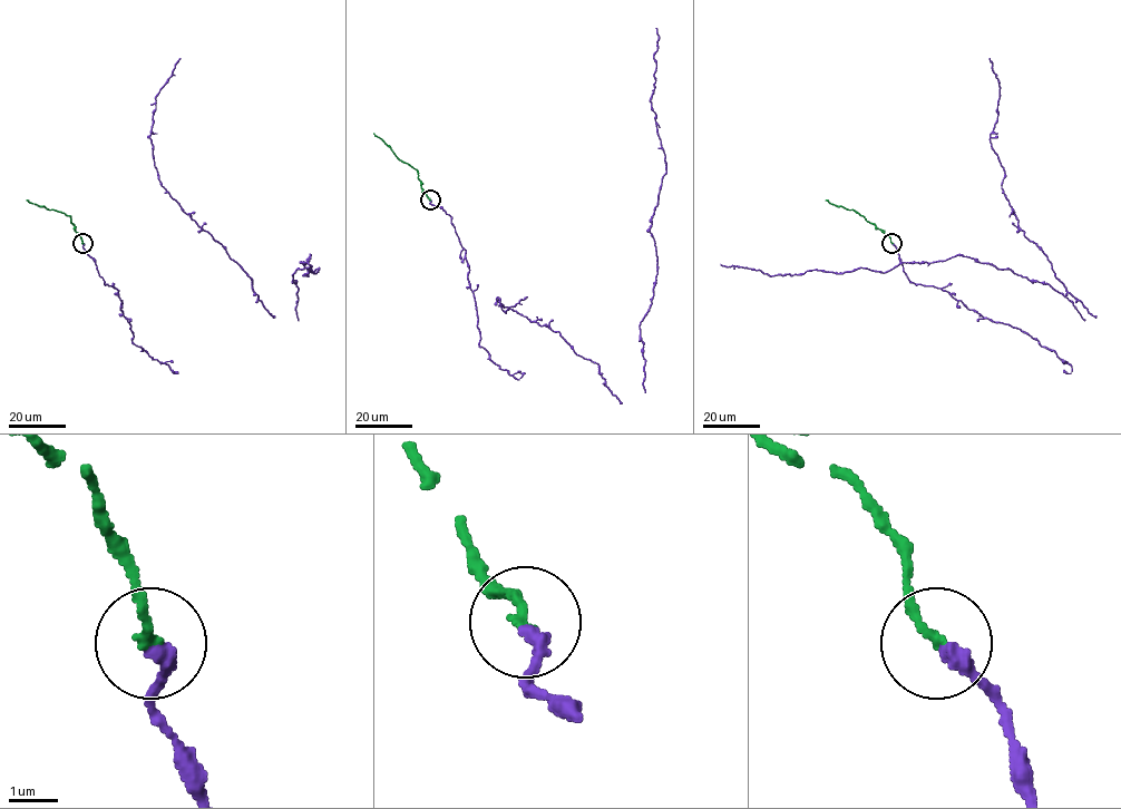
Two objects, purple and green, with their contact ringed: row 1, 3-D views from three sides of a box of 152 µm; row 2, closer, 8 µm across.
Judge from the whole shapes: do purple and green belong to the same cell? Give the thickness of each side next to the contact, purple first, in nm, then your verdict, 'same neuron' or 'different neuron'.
320/190 nm | same neuron

